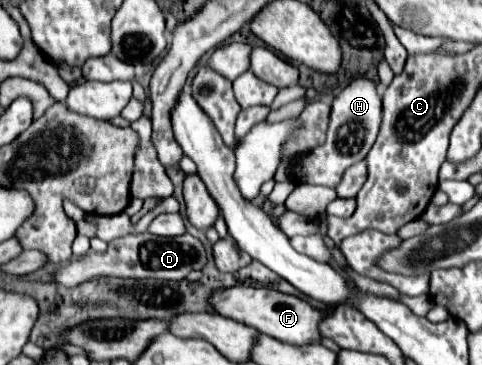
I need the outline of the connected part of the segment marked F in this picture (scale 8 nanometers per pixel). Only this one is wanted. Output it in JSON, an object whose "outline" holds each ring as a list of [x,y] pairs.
{"outline":[[[245,286],[229,288],[229,292],[221,292],[221,296],[217,296],[217,312],[241,324],[249,324],[251,328],[257,328],[261,334],[277,338],[285,344],[295,344],[295,346],[319,344],[323,338],[319,330],[319,324],[325,318],[323,310],[313,308],[309,302],[297,296],[283,294],[271,288],[245,288]]]}

